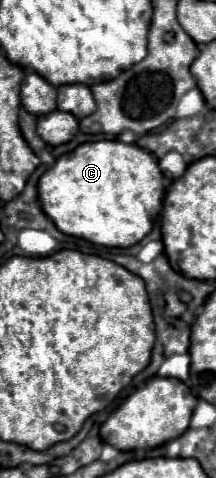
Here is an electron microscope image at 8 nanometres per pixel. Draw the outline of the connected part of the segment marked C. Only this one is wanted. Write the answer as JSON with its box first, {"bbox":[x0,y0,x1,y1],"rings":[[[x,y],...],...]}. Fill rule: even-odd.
{"bbox":[38,139,164,247],"rings":[[[118,139],[82,143],[69,153],[66,157],[60,157],[54,167],[50,167],[38,181],[38,199],[44,213],[56,223],[62,233],[82,237],[96,245],[130,247],[142,241],[152,231],[164,197],[162,171],[154,155],[140,149],[138,145],[128,145]]]}

